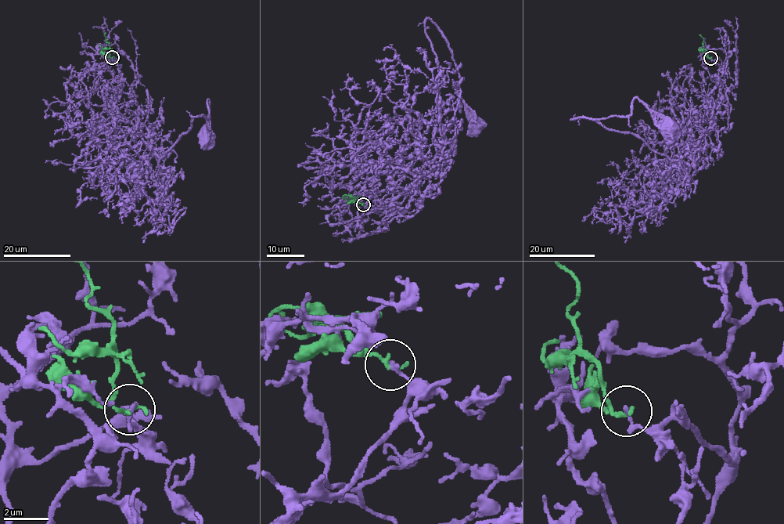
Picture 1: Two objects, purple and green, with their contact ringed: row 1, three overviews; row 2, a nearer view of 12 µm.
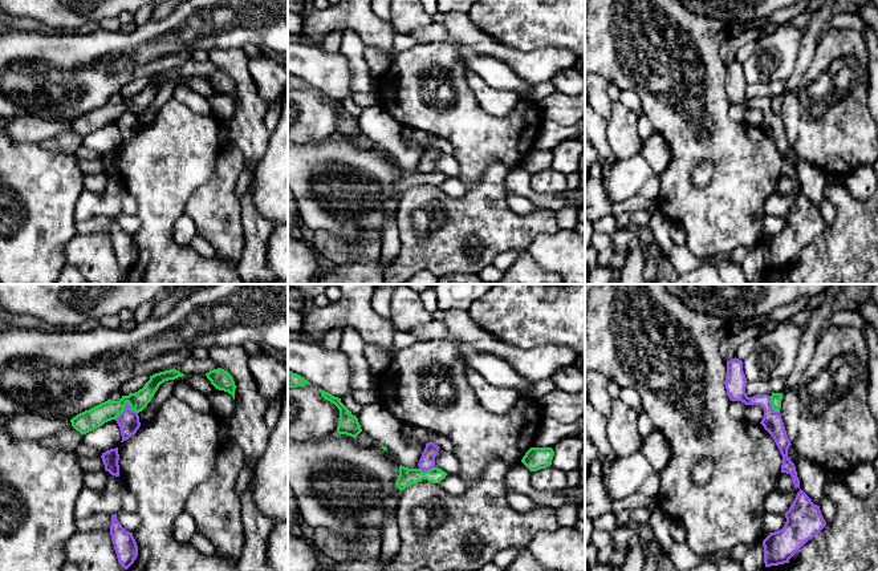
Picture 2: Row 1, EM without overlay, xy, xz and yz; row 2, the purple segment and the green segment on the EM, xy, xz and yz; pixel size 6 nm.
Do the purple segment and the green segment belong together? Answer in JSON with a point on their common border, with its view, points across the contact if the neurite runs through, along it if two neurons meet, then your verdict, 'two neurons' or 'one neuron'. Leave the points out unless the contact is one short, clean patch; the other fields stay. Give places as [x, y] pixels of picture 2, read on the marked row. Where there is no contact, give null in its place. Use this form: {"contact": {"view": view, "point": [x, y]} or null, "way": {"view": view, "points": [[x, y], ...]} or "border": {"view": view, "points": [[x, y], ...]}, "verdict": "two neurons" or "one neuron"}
{"contact": {"view": "xy", "point": [125, 407]}, "border": {"view": "xy", "points": [[137, 412], [127, 404], [114, 418]]}, "verdict": "two neurons"}

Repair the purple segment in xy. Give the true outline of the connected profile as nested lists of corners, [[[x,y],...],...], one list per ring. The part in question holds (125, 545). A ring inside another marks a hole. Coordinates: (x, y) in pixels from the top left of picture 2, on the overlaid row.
[[[117,514],[111,515],[110,535],[119,564],[127,570],[138,556],[138,546],[133,532],[126,531],[117,519]]]

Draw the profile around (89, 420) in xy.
[[[175,368],[155,373],[150,376],[150,380],[138,392],[122,396],[119,401],[111,401],[109,398],[94,408],[77,414],[70,420],[72,426],[81,434],[86,434],[102,426],[105,422],[115,420],[125,410],[127,404],[131,410],[139,413],[151,401],[160,384],[183,376],[186,374],[180,373]]]

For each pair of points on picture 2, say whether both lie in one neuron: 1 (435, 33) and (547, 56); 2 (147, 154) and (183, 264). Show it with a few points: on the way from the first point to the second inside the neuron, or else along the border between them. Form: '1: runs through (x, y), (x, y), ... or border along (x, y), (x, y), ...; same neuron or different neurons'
1: border along (448, 32), (444, 40), (419, 44); different neurons
2: runs through (157, 182), (157, 241); same neuron

